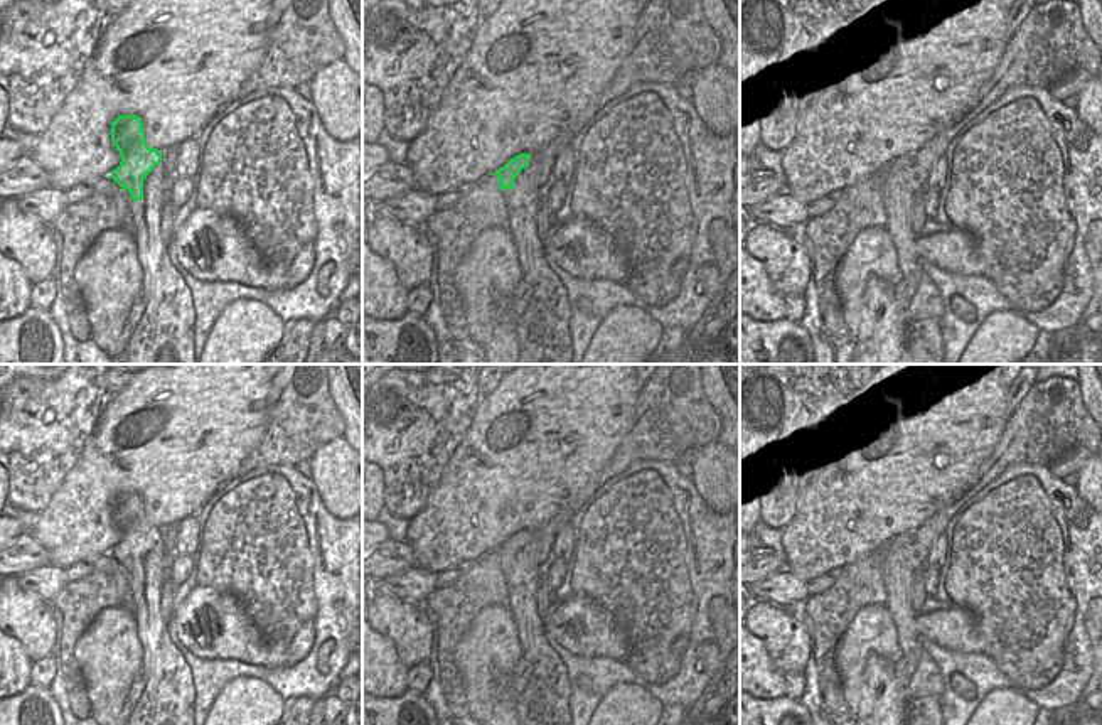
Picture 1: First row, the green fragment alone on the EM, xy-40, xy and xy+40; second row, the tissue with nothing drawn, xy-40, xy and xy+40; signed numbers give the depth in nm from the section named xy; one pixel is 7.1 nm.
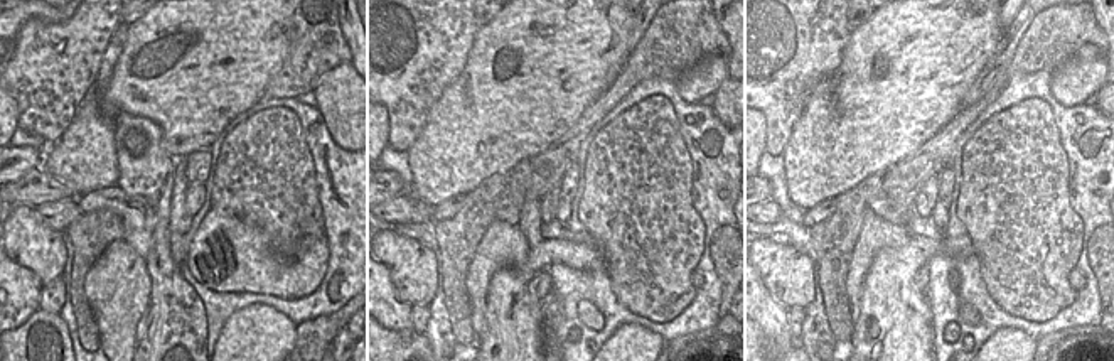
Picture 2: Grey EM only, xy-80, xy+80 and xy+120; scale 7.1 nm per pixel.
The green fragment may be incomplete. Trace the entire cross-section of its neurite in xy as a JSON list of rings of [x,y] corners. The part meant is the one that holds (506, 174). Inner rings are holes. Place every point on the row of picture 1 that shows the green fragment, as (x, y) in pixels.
[[[519,153],[495,174],[506,196],[509,233],[519,253],[521,280],[532,287],[524,314],[516,322],[517,364],[573,364],[568,293],[549,268],[543,239],[536,233],[536,187],[531,153]]]

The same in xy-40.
[[[121,115],[111,123],[111,142],[121,155],[111,179],[130,197],[130,231],[136,243],[143,270],[145,314],[130,332],[128,347],[116,364],[197,364],[195,310],[187,283],[175,270],[162,239],[162,206],[170,194],[170,177],[163,170],[163,157],[145,140],[143,121],[136,115]]]

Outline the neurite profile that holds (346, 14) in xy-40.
[[[327,0],[330,19],[345,46],[345,64],[362,78],[362,0]]]

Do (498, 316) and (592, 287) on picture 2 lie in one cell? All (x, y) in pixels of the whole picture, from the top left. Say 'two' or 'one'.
two

